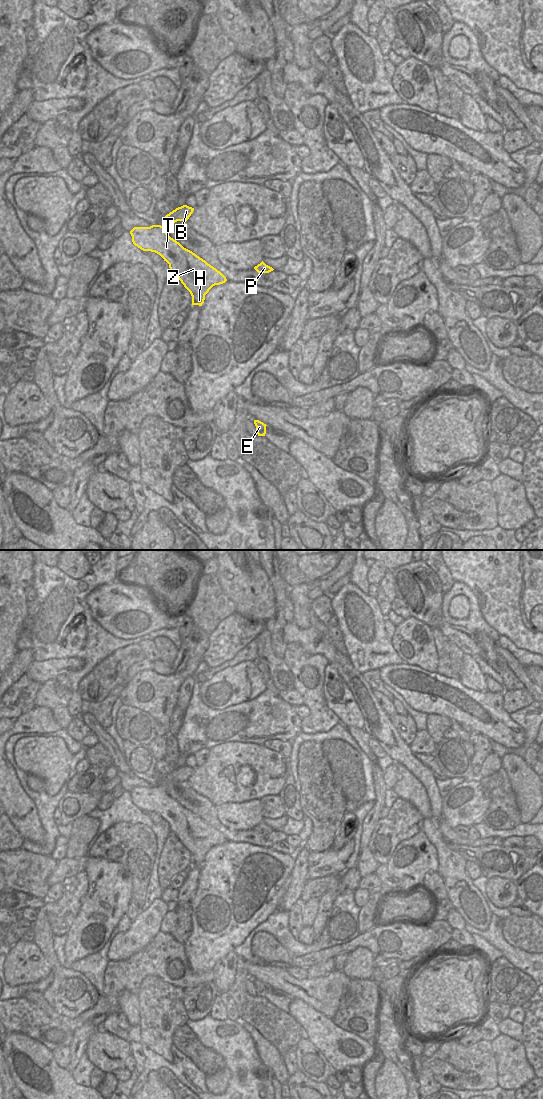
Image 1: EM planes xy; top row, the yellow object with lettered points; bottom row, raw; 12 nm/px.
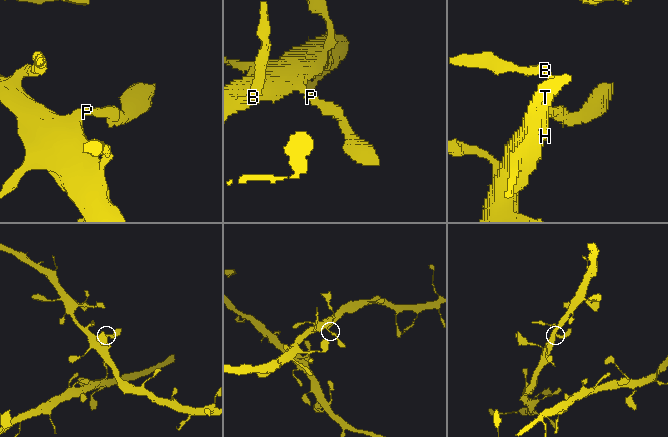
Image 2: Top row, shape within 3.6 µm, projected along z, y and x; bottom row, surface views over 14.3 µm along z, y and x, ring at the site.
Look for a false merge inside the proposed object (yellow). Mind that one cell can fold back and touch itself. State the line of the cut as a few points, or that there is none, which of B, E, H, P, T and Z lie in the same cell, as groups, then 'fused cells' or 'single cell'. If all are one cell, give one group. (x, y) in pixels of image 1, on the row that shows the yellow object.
no cut | B E H P T Z | single cell

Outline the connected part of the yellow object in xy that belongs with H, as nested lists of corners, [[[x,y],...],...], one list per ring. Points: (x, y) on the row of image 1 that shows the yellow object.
[[[161,225],[134,227],[130,231],[130,234],[135,246],[143,251],[151,251],[159,254],[164,261],[169,264],[170,272],[173,272],[184,287],[190,292],[192,296],[192,305],[202,306],[205,295],[209,290],[213,286],[223,284],[227,281],[226,277],[220,271],[171,238],[167,234],[165,228]]]

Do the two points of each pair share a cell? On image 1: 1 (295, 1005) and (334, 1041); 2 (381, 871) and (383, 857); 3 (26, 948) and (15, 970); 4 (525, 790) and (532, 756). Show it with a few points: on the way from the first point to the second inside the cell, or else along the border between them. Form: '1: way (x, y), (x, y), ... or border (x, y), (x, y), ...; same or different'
1: way (305, 1015), (324, 1033); same
2: border (379, 863), (385, 865); different
3: way (21, 953), (17, 957), (17, 965); same
4: border (522, 757), (531, 767); different

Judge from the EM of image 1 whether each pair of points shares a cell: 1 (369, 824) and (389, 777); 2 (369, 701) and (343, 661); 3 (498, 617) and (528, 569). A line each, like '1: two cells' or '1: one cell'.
1: two cells
2: one cell
3: one cell

